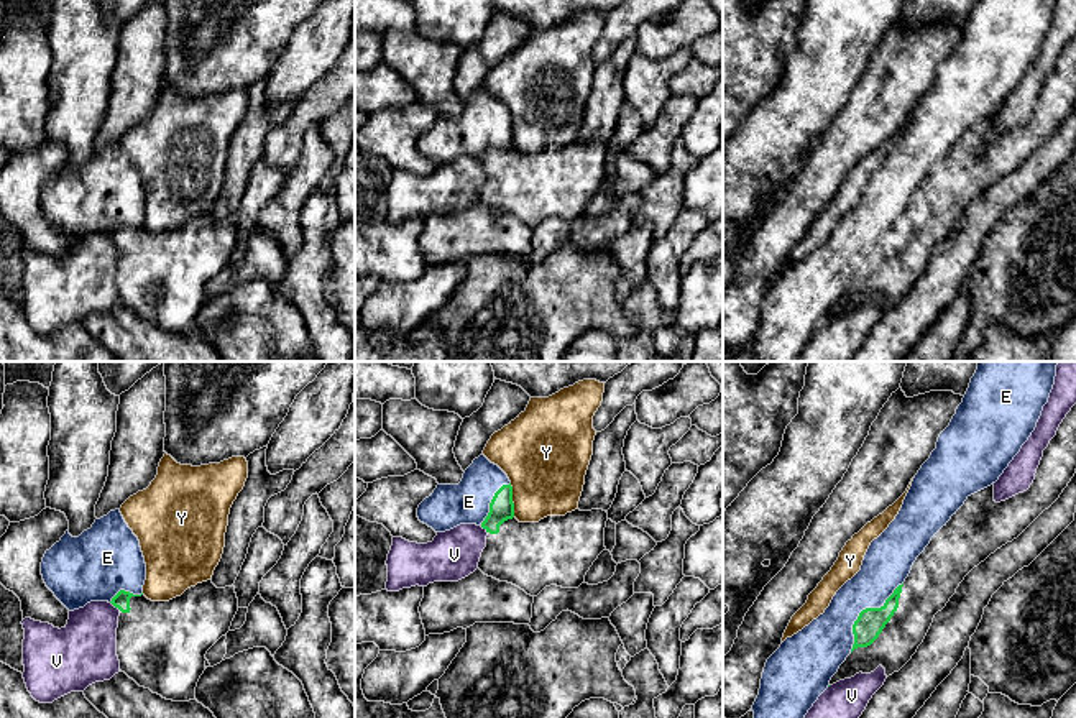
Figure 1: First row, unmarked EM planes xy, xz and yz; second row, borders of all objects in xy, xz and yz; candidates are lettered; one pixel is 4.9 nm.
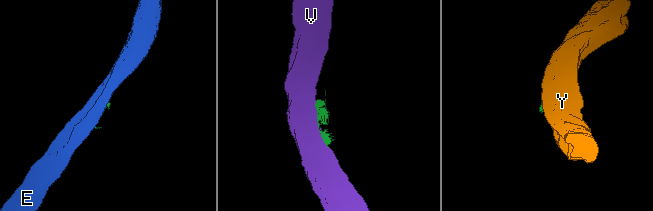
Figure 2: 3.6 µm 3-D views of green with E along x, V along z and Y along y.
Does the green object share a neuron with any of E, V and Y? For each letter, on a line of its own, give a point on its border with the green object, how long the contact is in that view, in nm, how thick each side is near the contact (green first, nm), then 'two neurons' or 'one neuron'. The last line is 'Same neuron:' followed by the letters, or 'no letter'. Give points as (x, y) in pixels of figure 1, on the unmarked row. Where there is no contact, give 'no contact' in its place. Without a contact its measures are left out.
E: meets green in yz at (863, 242); contact 440 nm long; 140 nm thick on the green side, 240 nm on the other; two neurons
V: meets green in xy at (115, 239); contact 70 nm long; 80 nm thick on the green side, 300 nm on the other; two neurons
Y: meets green in xz at (511, 132); contact 170 nm long; 130 nm thick on the green side, 400 nm on the other; two neurons
Same neuron: no letter

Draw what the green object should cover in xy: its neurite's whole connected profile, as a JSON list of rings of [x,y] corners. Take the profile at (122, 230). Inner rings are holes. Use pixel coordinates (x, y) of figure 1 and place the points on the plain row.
[[[207,212],[169,233],[120,222],[110,235],[120,242],[120,302],[166,332],[195,332],[205,286],[238,243],[235,219],[217,220]]]

